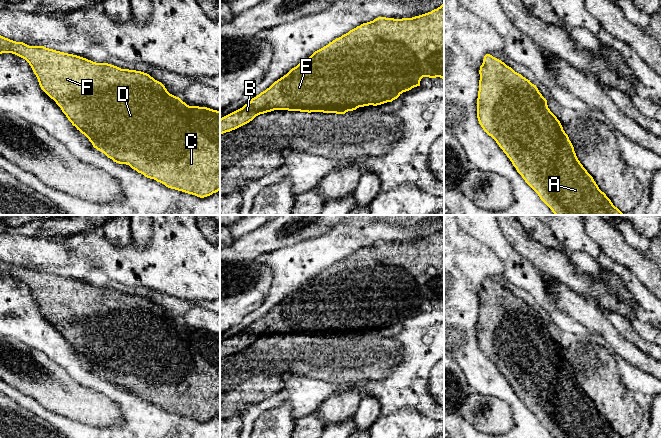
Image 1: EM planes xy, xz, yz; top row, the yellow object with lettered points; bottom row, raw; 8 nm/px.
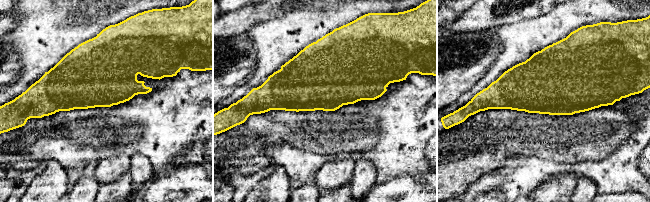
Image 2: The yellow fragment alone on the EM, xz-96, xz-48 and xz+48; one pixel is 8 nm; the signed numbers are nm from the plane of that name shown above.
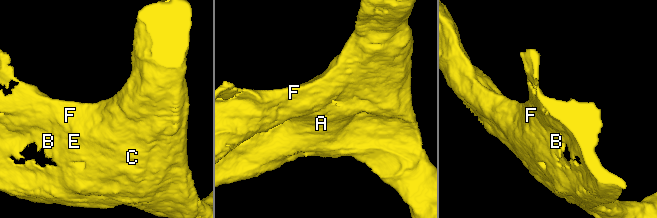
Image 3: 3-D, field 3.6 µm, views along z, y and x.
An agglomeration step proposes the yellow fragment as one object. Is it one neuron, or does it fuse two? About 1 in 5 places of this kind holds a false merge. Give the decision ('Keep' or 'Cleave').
Keep

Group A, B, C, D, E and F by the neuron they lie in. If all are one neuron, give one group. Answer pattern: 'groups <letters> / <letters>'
groups A B C D E F

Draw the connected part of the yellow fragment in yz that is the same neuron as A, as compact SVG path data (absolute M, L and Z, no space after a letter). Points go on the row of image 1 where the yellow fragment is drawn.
M490 54L484 56L479 74L477 98L479 124L496 141L517 172L555 215L625 215L599 189L593 177L580 163L568 135L548 108L547 100L536 85Z

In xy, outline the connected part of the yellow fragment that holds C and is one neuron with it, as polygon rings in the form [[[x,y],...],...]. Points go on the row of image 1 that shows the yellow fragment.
[[[0,35],[2,53],[12,53],[25,59],[41,89],[56,102],[72,125],[89,139],[94,148],[114,162],[129,165],[168,188],[200,198],[220,190],[220,111],[187,105],[179,97],[170,94],[161,82],[141,71],[96,63],[44,46],[29,46]]]

